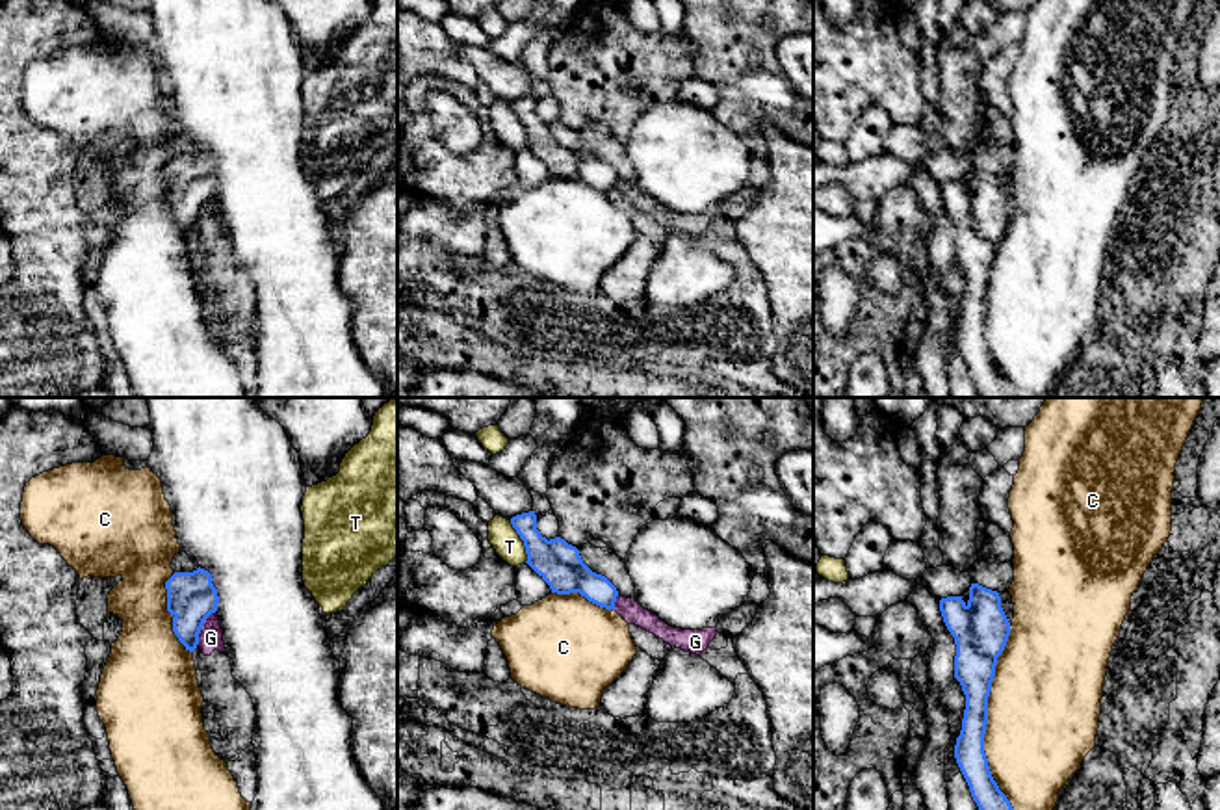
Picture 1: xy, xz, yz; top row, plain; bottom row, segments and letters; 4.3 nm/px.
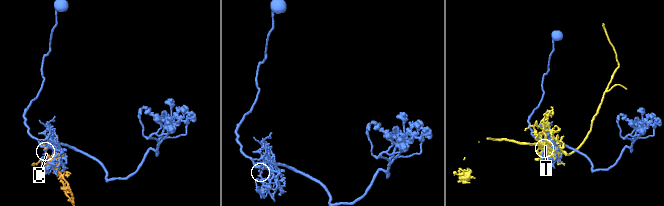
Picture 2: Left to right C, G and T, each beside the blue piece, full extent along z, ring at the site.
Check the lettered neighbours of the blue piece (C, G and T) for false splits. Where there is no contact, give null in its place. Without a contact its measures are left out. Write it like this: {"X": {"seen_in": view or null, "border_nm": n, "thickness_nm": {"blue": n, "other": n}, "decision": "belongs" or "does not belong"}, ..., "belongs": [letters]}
{"C": {"seen_in": "yz", "border_nm": 800, "thickness_nm": {"blue": 180, "other": 480}, "decision": "does not belong"}, "G": {"seen_in": "xy", "border_nm": 160, "thickness_nm": {"blue": 220, "other": 110}, "decision": "does not belong"}, "T": {"seen_in": "xz", "border_nm": 200, "thickness_nm": {"blue": 190, "other": 120}, "decision": "does not belong"}, "belongs": []}

